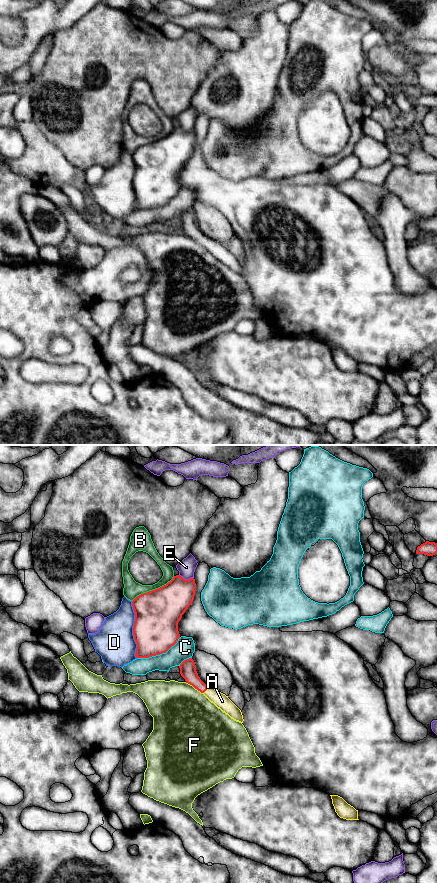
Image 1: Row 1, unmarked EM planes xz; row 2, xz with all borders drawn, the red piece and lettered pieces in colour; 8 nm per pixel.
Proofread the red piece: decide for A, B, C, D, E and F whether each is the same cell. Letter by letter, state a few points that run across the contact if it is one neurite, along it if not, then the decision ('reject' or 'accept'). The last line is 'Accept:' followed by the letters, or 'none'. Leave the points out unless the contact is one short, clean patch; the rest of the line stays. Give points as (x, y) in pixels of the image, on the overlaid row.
A: line xz (188, 671), (206, 689), (222, 701); accept
B: reject
C: reject
D: reject
E: reject
F: reject
Accept: A

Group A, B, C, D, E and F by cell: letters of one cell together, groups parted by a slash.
A / B / C / D / E / F

